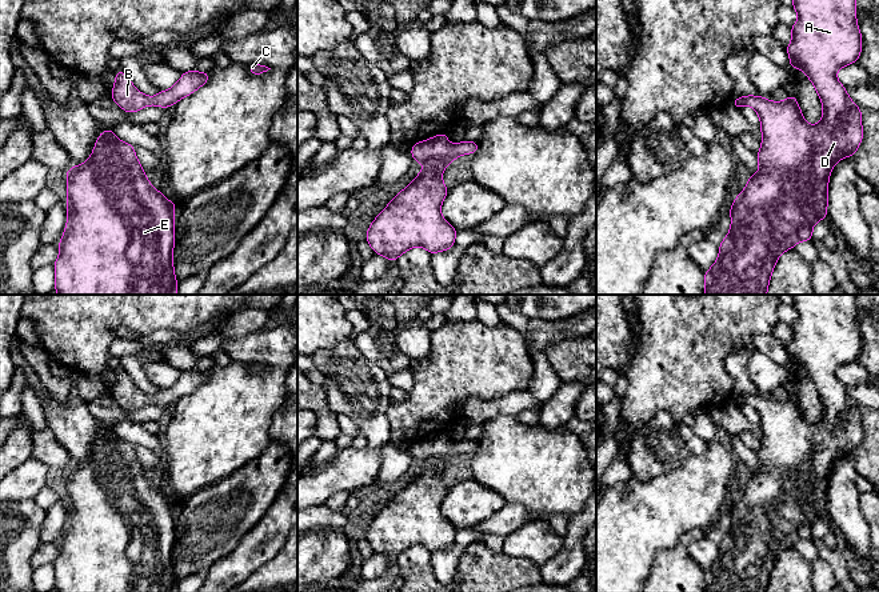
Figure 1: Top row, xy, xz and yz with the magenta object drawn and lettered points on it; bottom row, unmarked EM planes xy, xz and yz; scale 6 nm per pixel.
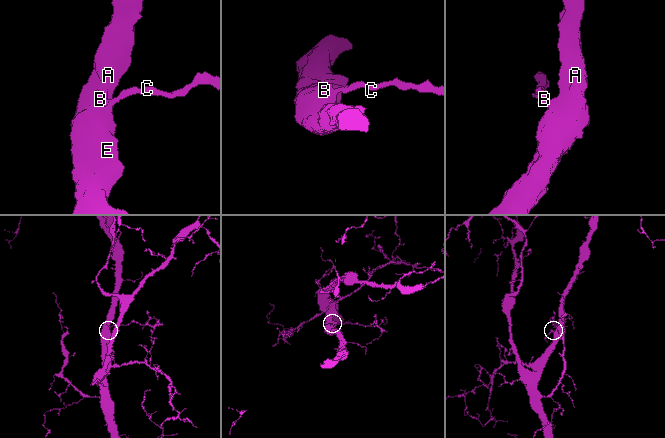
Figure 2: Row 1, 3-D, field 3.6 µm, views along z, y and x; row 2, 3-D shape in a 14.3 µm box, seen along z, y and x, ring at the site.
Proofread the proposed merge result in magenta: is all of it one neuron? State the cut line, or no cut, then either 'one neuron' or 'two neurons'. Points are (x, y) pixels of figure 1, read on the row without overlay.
cut none; one neuron

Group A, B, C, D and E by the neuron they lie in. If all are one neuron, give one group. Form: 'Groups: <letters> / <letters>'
Groups: A B C D E

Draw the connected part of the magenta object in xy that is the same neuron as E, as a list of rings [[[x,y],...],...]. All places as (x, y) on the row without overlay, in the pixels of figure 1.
[[[109,427],[101,431],[95,441],[95,447],[88,459],[81,464],[75,464],[65,471],[67,476],[67,525],[61,539],[57,541],[60,552],[53,561],[55,565],[55,589],[57,592],[177,592],[177,579],[173,569],[173,544],[175,544],[175,508],[176,503],[167,499],[160,489],[155,488],[145,475],[145,469],[136,456],[135,445],[123,441]]]

